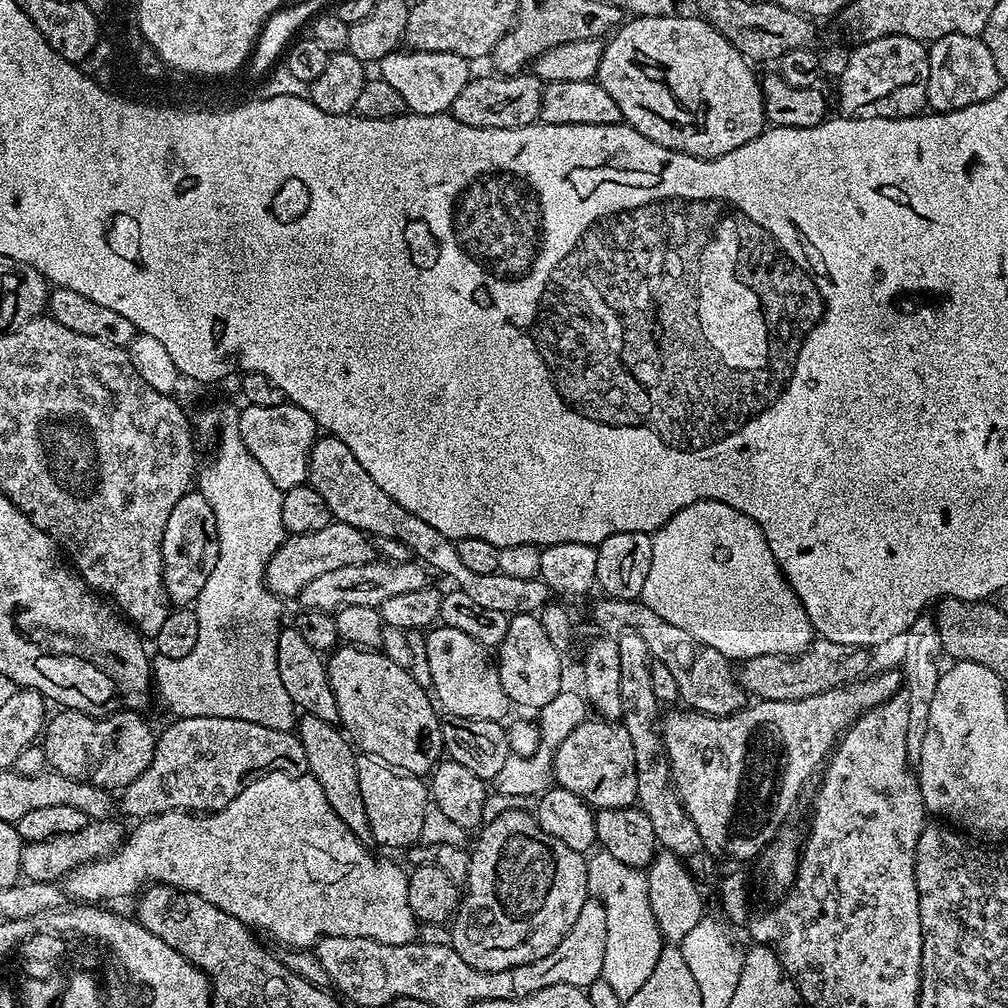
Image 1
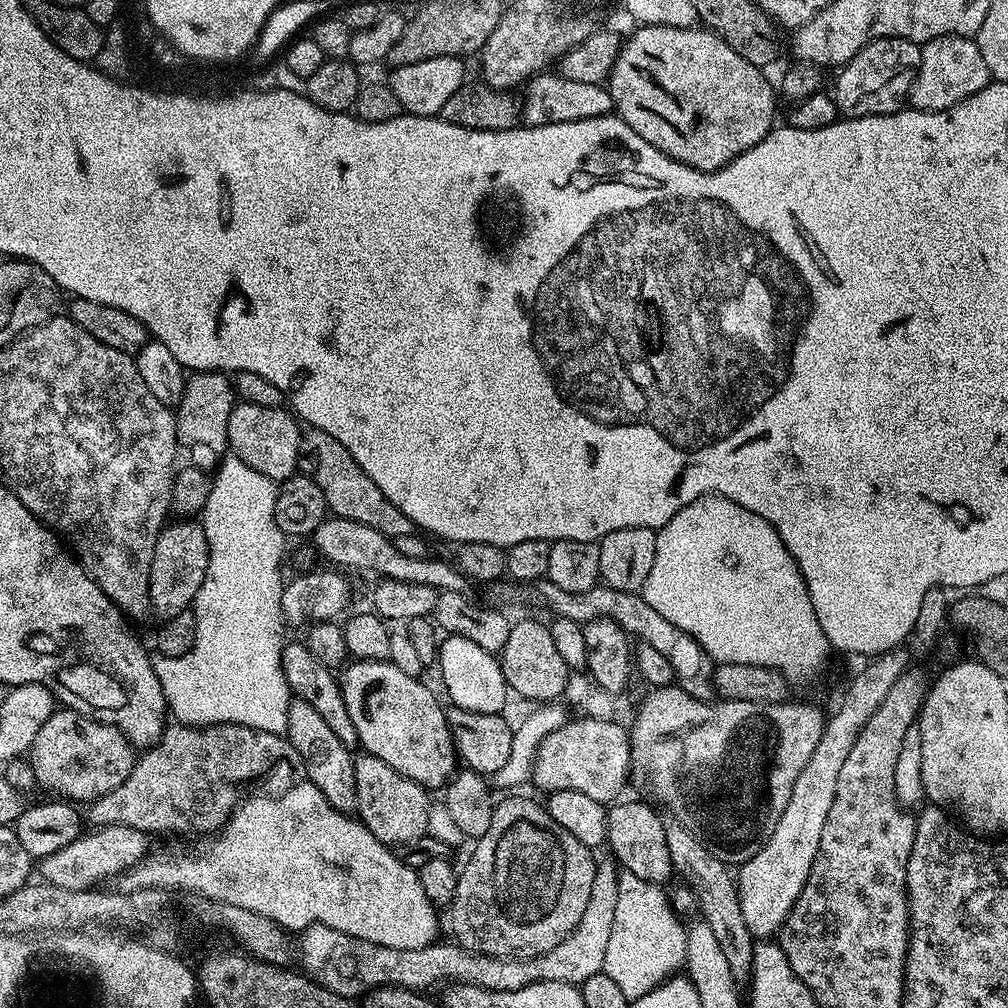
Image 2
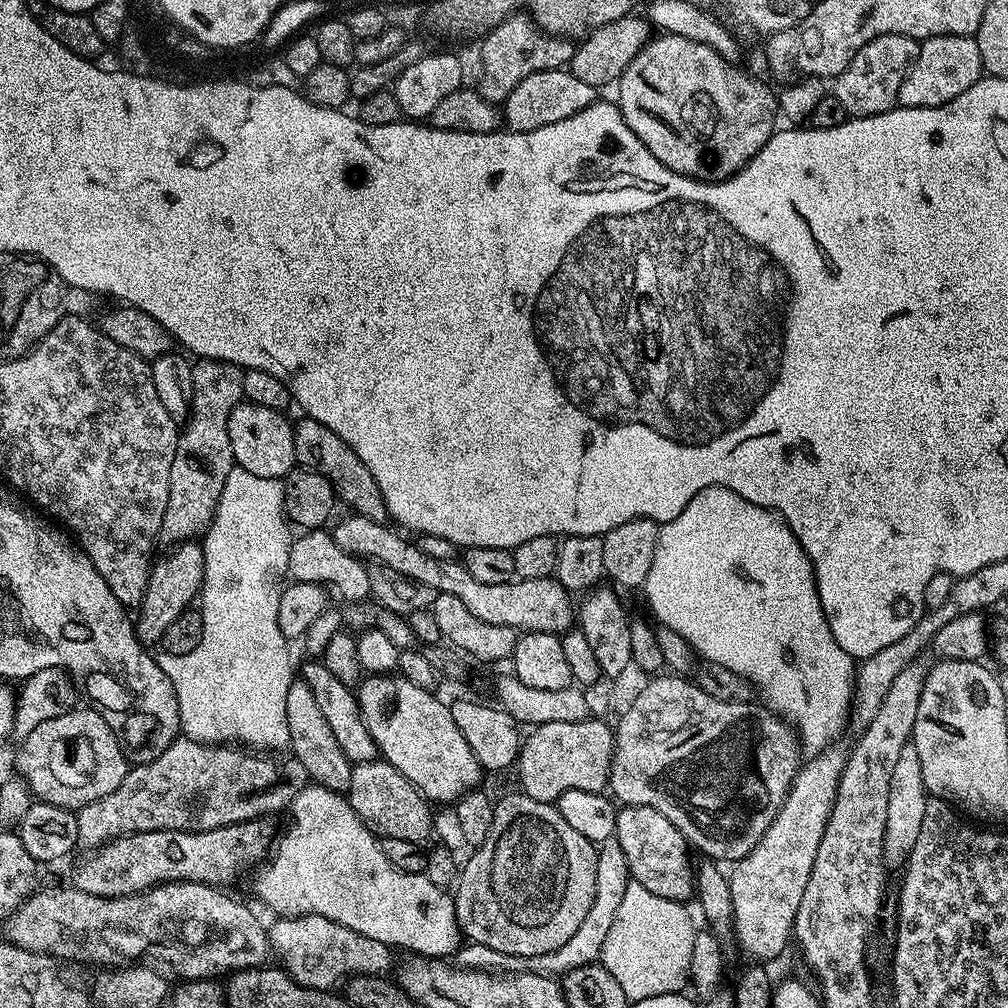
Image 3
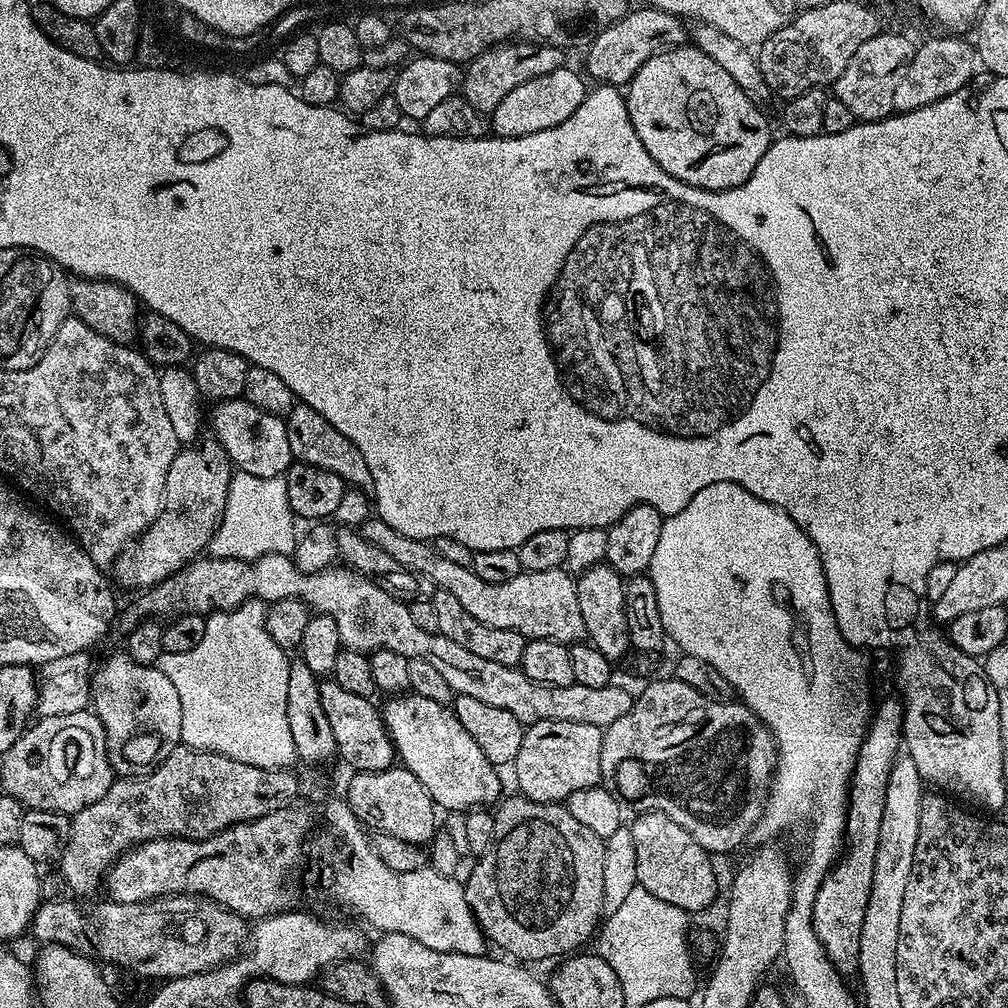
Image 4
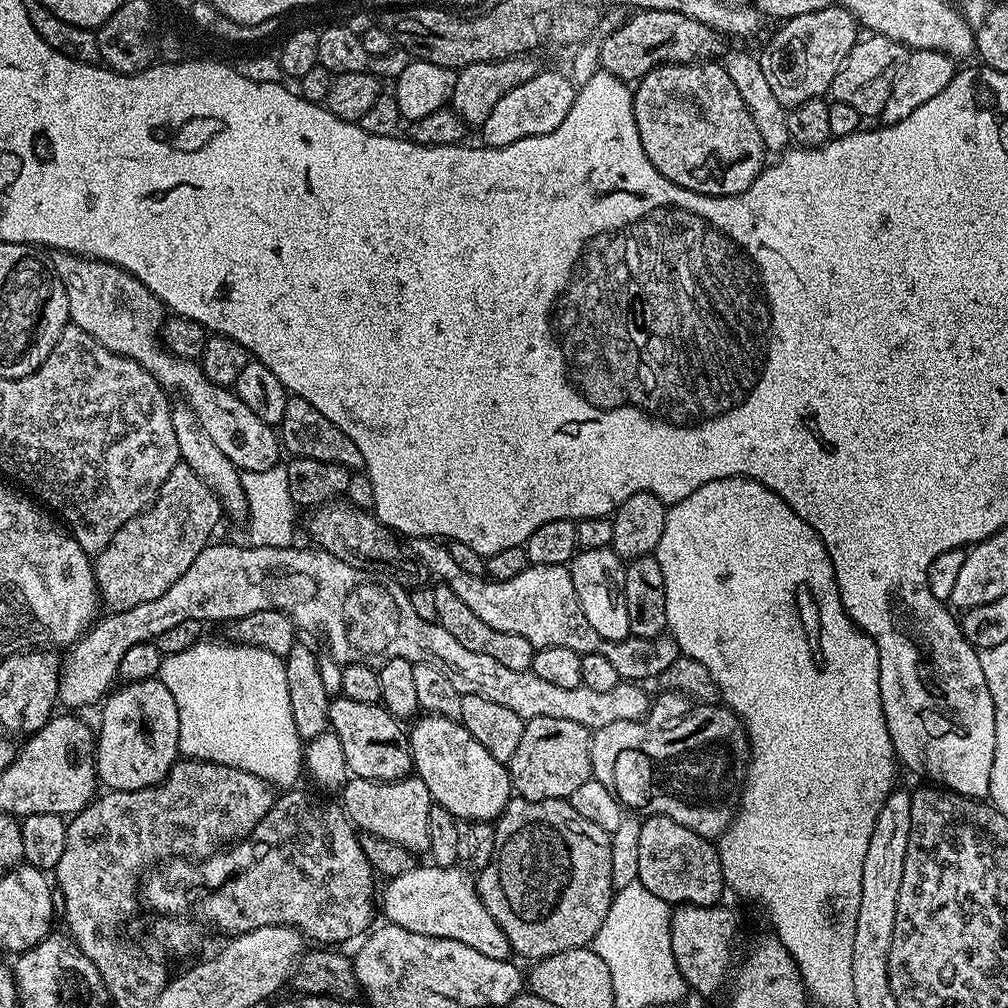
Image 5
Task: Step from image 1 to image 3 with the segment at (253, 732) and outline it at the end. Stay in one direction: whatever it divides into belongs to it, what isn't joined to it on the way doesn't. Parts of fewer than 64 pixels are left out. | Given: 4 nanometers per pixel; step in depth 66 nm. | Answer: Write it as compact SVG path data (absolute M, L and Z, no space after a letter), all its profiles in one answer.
M177 738L154 762L129 767L122 786L106 798L98 798L76 812L78 818L78 845L84 850L95 850L101 844L132 832L205 832L211 828L225 828L231 824L244 824L247 820L268 818L271 812L280 812L291 805L292 799L303 788L309 787L306 766L294 758L285 764L276 765L272 760L263 760L263 755L240 746L228 744L203 744L197 740Z

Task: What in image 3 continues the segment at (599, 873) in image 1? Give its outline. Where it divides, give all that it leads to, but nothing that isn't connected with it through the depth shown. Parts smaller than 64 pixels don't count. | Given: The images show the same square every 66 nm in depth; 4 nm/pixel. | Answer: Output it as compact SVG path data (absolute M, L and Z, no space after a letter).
M629 882L626 886L626 895L618 906L618 914L614 914L614 926L610 926L610 934L606 937L606 946L602 946L600 960L604 968L618 980L628 1001L684 992L689 987L690 958L694 955L698 925L684 908L687 907L681 901L658 898L658 894L650 894L650 890L641 884Z

